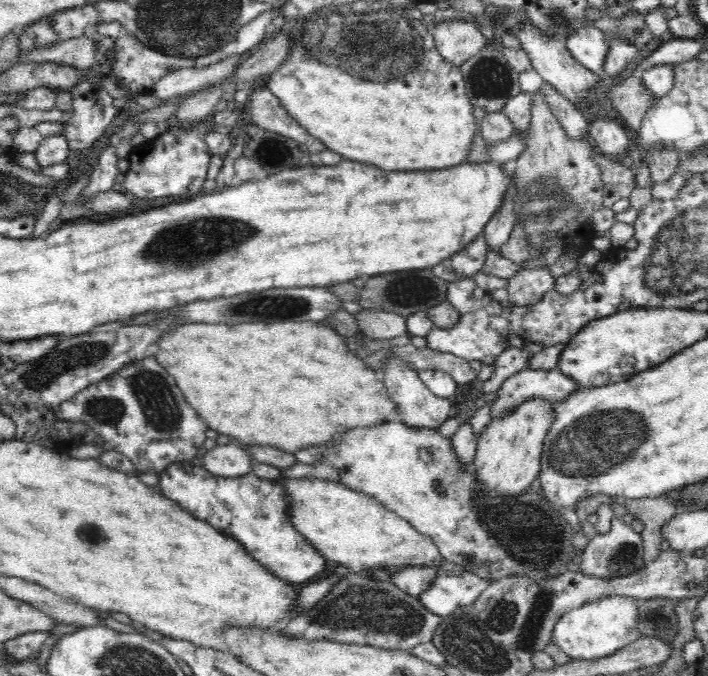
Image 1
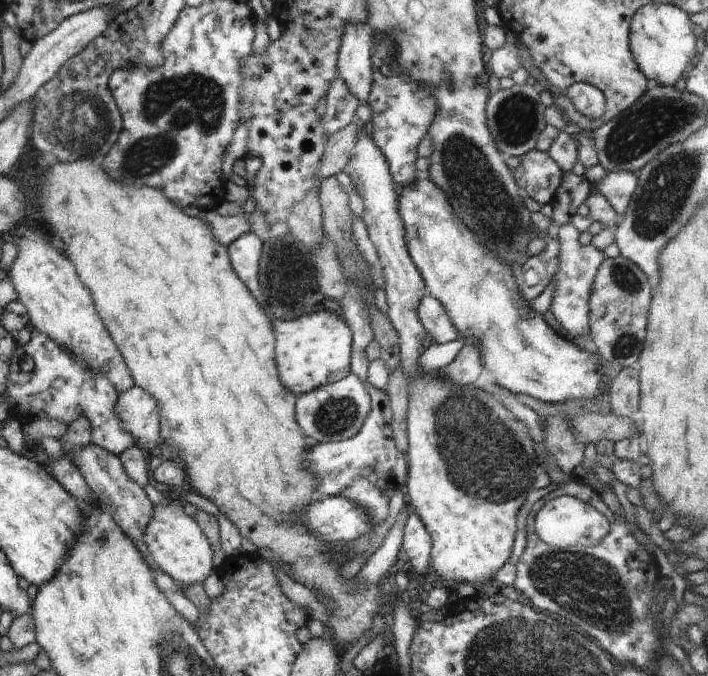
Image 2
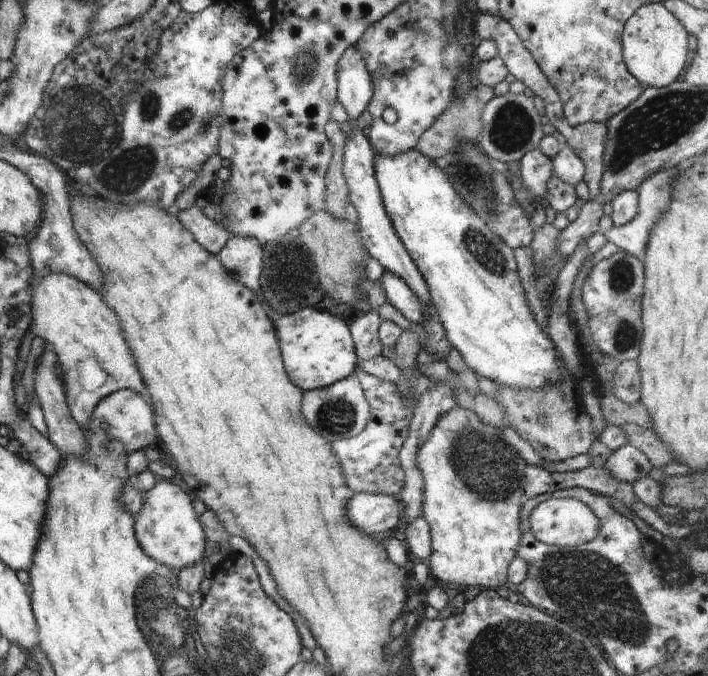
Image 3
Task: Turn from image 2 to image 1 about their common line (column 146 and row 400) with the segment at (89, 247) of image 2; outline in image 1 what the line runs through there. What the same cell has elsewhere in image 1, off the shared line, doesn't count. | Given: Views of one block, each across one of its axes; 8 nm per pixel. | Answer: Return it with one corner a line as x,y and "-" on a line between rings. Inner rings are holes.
311,321
278,322
278,324
254,322
254,324
238,324
238,326
226,326
226,324
188,324
188,326
180,326
176,332
166,334
160,340
156,360
168,370
168,374
172,374
176,378
176,382
178,382
180,390
184,392
186,400
192,404
192,408
196,408
200,412
200,418
204,418
210,428
214,428
220,434
233,437
246,446
254,444
271,446
294,454
296,450
304,450
308,446
318,446
322,442
330,444
330,442
338,440
340,436
344,436
348,430
372,428
372,426
378,426
378,424
384,424
384,422
390,422
390,420
397,420
399,417
396,403
390,399
388,388
383,382
379,382
379,378
372,371
372,367
368,367
364,360
348,349
341,334
338,334
333,328
326,328
326,326
320,326
320,324

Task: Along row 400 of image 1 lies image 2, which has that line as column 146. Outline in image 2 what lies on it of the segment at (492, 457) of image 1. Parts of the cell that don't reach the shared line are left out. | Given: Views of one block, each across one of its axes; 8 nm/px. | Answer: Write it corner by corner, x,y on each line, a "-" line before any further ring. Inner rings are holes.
168,495
167,499
165,503
154,505
143,534
145,545
154,562
176,582
186,587
202,583
216,569
211,544
194,518
184,511
184,503
173,495

